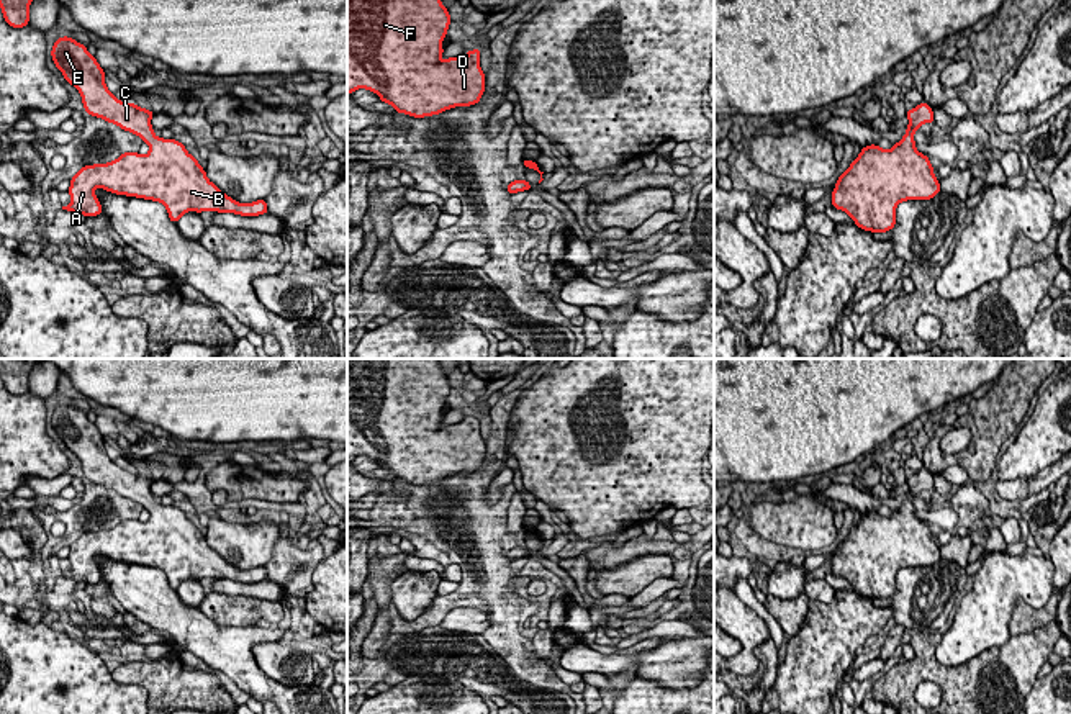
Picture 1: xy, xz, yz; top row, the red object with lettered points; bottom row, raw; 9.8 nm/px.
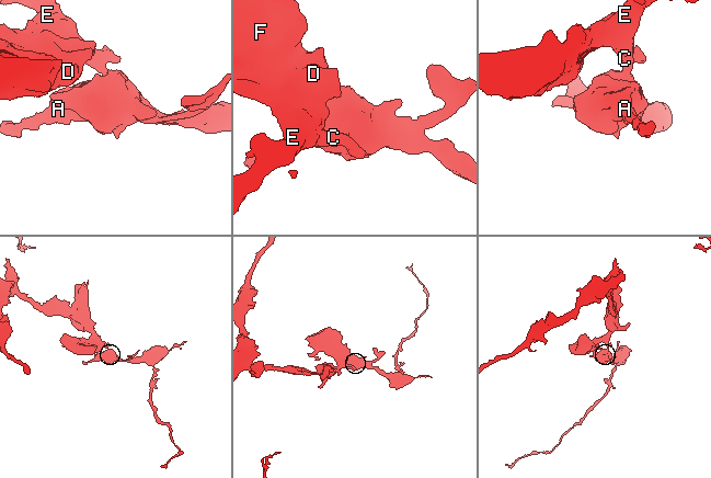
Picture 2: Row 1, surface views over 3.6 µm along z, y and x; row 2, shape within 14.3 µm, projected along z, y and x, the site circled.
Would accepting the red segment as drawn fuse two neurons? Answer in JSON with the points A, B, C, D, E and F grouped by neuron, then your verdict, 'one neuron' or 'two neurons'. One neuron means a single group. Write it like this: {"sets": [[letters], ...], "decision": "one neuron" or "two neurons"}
{"sets": [["A", "B", "C", "D", "E", "F"]], "decision": "one neuron"}

